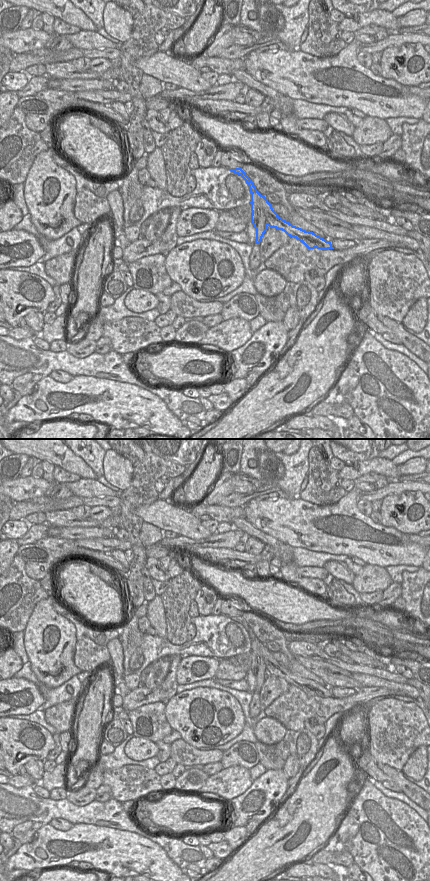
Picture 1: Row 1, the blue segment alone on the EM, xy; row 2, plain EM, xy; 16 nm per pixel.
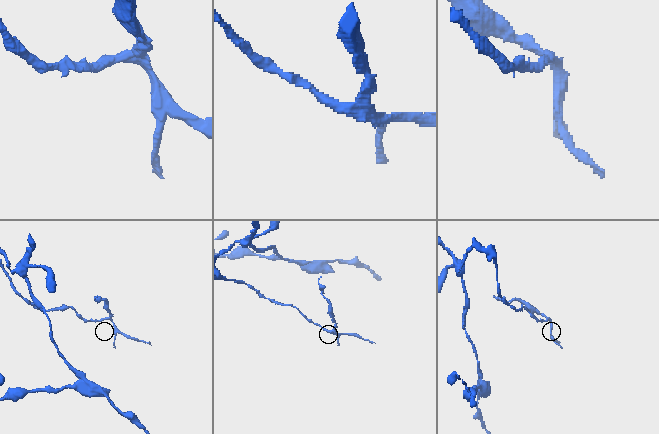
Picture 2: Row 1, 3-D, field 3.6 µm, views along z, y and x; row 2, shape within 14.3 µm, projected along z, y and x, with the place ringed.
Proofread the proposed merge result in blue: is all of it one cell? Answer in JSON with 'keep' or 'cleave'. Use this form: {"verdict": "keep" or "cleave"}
{"verdict": "cleave"}

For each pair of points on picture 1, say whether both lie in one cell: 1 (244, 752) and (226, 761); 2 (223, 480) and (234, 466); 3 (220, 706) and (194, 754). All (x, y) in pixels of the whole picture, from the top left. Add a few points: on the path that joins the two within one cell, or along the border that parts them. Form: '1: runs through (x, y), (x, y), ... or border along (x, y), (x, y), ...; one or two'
1: runs through (240, 754), (230, 758); one
2: border along (225, 471), (229, 471), (232, 474); two
3: border along (182, 738), (198, 749); two

